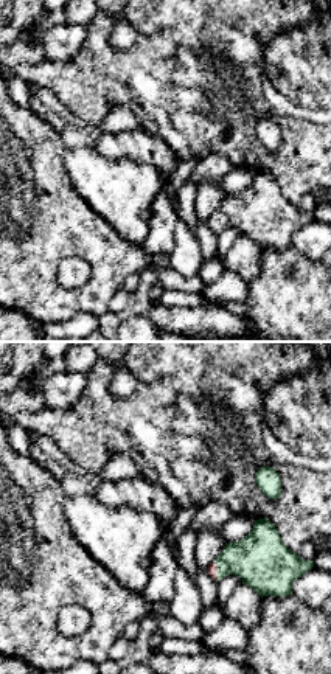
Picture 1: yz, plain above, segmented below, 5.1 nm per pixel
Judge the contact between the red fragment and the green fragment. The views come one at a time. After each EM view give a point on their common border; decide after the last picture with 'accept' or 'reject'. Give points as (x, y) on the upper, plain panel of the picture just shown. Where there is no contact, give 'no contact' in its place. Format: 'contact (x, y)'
contact (216, 222)

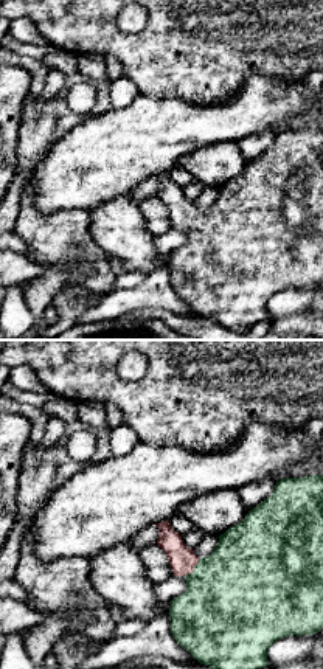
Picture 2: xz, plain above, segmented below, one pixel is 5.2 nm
contact (193, 221)

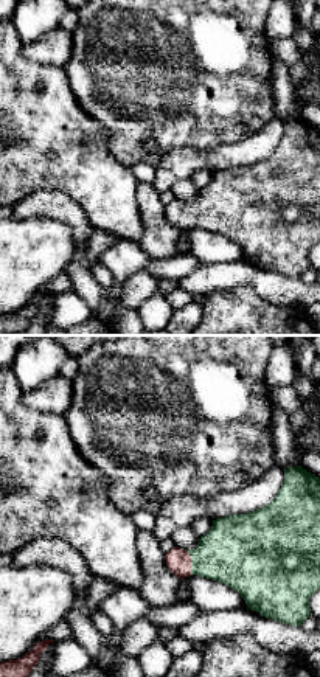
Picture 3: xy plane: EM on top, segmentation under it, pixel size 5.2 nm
contact (190, 215)

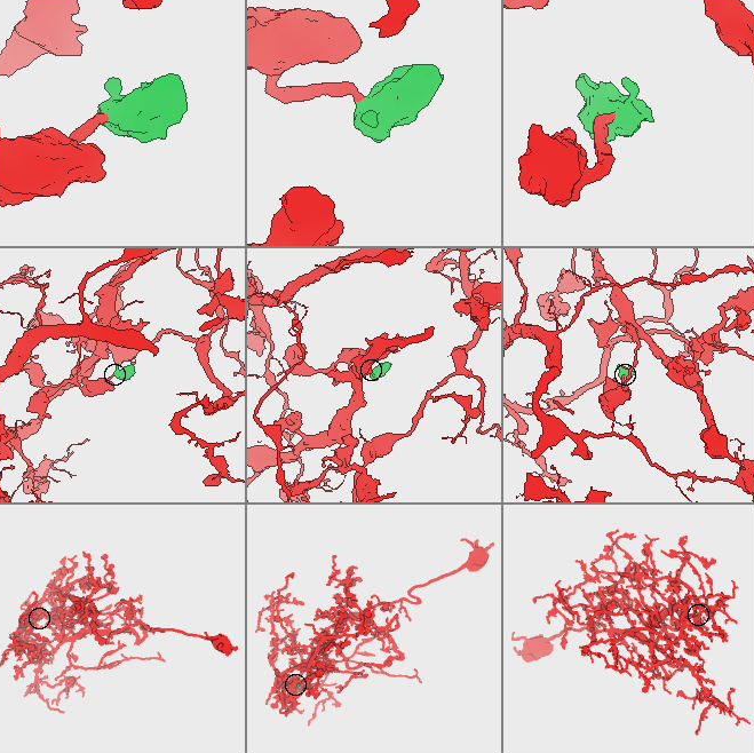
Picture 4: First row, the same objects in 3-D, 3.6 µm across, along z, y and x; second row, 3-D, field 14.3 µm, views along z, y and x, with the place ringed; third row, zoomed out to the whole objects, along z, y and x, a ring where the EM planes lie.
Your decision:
accept

